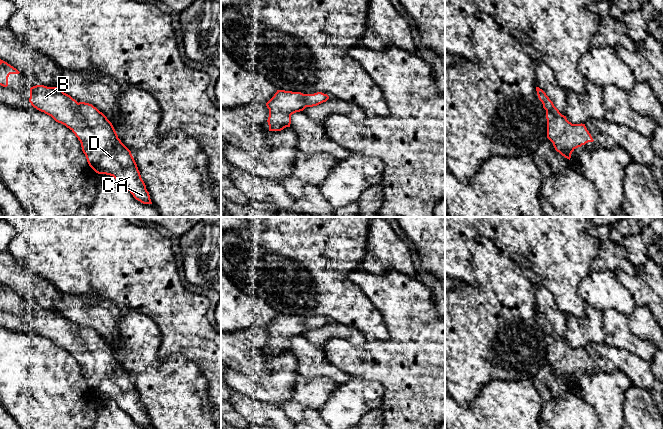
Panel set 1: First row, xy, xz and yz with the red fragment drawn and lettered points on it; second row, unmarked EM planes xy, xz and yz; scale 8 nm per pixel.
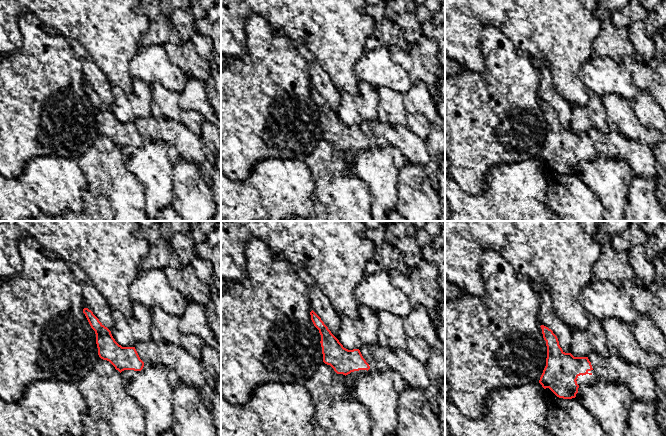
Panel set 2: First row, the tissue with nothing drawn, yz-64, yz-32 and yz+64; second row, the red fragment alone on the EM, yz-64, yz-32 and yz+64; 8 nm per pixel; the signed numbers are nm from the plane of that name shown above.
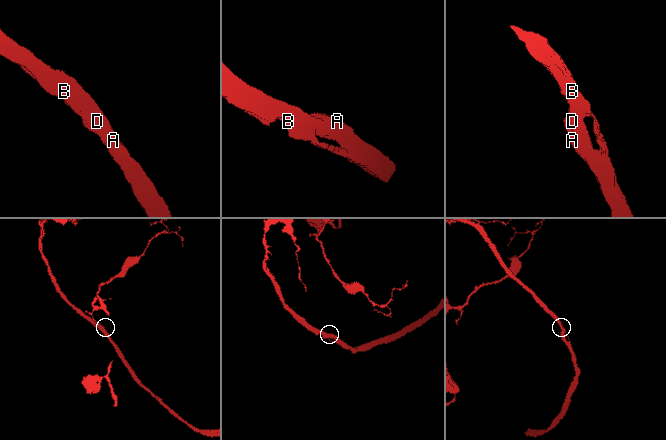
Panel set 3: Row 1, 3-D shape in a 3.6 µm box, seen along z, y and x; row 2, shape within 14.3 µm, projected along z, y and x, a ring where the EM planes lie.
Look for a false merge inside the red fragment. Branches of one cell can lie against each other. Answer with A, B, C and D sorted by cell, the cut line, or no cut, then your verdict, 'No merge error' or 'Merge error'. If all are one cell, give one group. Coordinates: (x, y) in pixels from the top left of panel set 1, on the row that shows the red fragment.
Groups: A B C D. No split. No merge error

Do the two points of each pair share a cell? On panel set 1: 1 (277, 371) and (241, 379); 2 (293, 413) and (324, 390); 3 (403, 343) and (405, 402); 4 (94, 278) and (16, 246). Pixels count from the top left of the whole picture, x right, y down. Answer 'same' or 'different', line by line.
1: same
2: same
3: same
4: same

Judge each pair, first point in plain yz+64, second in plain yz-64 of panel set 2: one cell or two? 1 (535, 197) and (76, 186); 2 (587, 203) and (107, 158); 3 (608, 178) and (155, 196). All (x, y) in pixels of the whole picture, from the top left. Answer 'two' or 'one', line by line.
1: one
2: one
3: one

